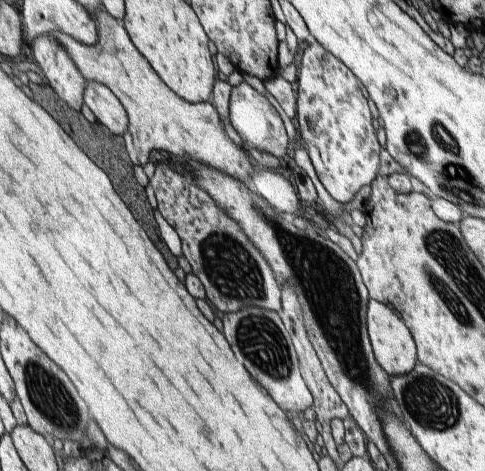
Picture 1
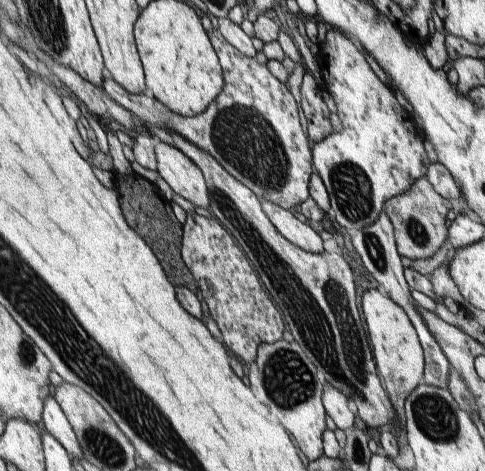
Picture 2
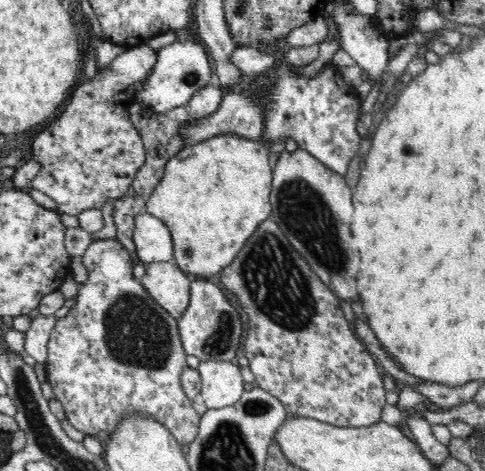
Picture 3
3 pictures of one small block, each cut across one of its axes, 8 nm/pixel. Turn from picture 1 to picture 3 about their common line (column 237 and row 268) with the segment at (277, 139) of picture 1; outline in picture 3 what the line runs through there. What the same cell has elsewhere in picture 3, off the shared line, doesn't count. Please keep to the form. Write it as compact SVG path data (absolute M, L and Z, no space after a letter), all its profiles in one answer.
M118 238L92 240L82 258L82 266L88 272L88 282L78 288L74 308L66 318L58 320L50 336L46 362L48 382L66 410L66 418L76 430L80 430L80 436L100 436L110 432L124 412L140 412L142 416L152 416L152 420L164 424L164 428L168 428L172 438L186 452L188 446L194 444L202 422L194 408L194 400L186 396L180 384L184 368L190 368L186 360L188 354L184 352L180 340L178 318L174 318L160 304L154 304L152 294L134 276L136 262L136 256L126 252Z

